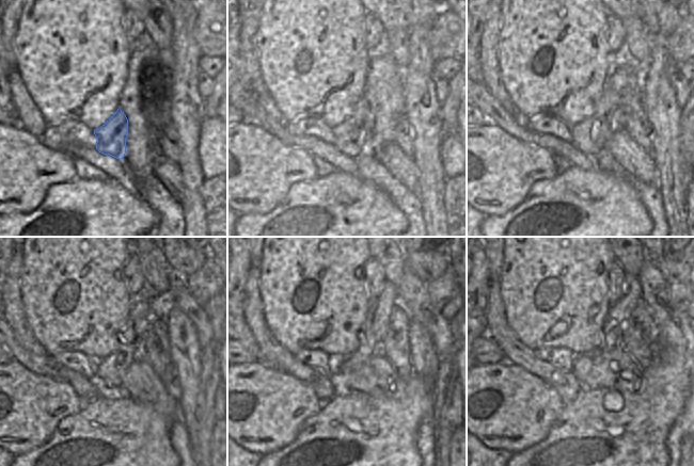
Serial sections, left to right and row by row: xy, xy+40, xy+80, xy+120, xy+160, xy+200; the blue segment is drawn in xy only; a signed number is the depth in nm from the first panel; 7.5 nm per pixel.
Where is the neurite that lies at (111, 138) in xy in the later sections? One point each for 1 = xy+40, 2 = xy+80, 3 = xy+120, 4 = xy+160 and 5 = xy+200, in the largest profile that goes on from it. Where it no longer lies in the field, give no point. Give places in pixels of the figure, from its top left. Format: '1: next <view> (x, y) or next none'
1: next xy+40 (350, 135)
2: next xy+80 (589, 135)
3: next xy+120 (111, 370)
4: next xy+160 (375, 326)
5: next xy+200 (618, 312)

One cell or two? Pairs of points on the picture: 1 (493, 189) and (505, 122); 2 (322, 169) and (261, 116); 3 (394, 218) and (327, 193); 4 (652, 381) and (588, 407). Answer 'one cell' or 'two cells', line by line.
1: two cells
2: two cells
3: one cell
4: one cell

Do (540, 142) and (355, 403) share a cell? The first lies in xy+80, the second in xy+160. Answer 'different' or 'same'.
different

